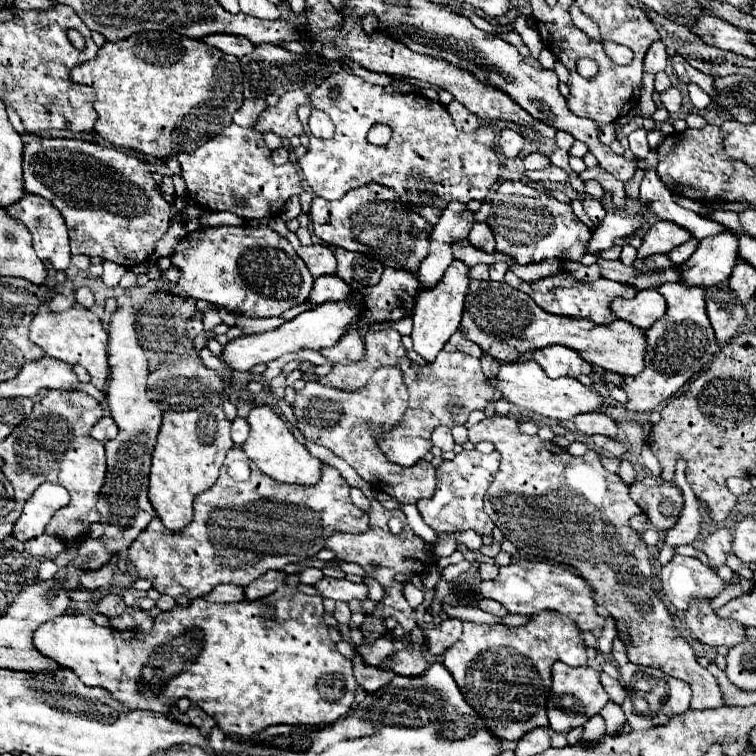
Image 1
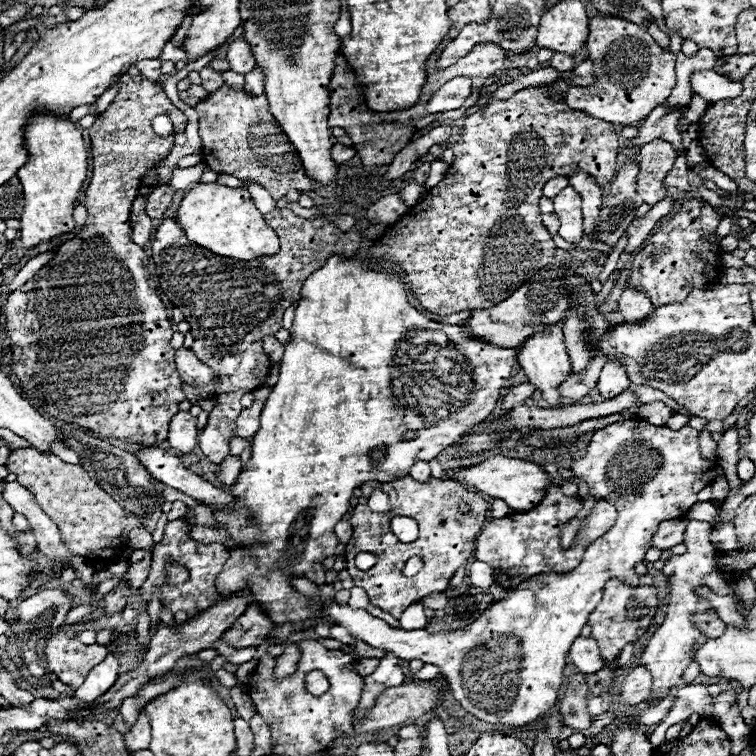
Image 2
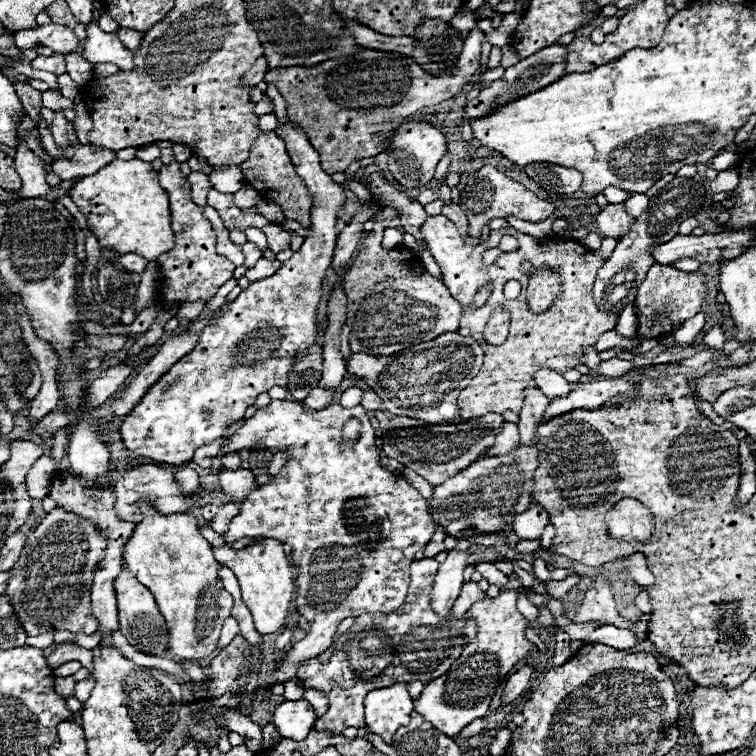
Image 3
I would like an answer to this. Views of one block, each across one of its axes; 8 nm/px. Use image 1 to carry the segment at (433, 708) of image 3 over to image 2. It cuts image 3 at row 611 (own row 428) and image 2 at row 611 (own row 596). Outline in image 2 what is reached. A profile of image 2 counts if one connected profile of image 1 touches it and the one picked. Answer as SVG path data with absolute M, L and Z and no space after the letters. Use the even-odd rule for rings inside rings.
M610 584L610 588L604 588L604 598L590 614L588 624L592 626L592 638L598 642L600 654L606 662L614 662L626 644L636 642L648 630L648 626L654 624L658 604L658 590L654 586Z

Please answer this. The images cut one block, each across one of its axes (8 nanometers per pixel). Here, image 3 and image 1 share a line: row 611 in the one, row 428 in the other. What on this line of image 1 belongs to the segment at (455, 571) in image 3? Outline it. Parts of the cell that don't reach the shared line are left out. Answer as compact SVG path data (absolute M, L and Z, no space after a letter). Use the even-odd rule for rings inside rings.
M436 426L432 430L432 442L434 442L434 446L442 448L444 452L454 448L454 438L452 438L452 432L448 426Z

